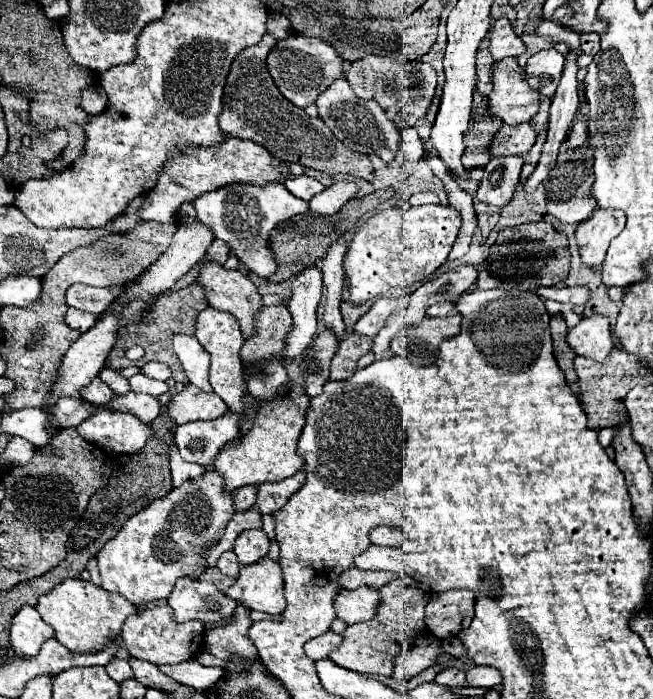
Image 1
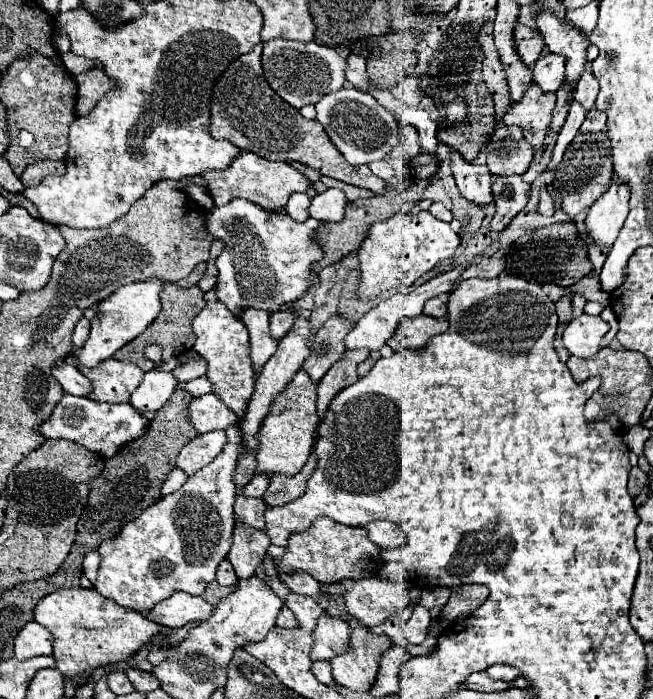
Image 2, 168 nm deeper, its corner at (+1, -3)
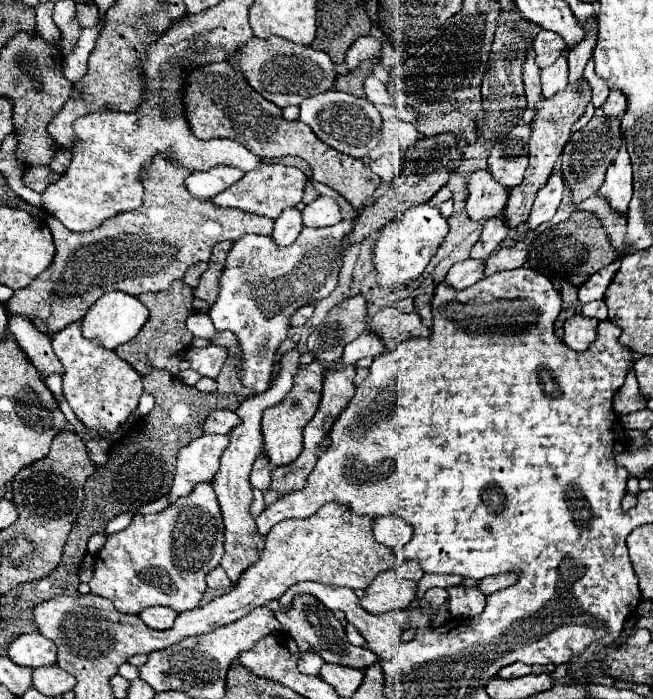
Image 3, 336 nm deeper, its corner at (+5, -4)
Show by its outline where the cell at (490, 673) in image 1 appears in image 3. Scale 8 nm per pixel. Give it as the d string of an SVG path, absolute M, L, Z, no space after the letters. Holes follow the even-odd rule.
M511 663L511 665L503 667L497 675L501 679L515 679L515 677L523 677L523 675L529 675L529 673L533 673L533 669L529 665L525 665L525 663Z

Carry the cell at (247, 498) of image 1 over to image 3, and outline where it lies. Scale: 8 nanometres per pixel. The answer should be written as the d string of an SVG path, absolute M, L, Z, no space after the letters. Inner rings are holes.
M261 455L255 461L253 471L251 471L251 487L265 491L265 489L269 489L269 483L271 483L271 463L265 455Z

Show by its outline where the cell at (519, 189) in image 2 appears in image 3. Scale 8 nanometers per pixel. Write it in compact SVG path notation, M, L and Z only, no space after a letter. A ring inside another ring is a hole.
M497 215L493 219L487 219L485 227L483 227L483 233L481 233L481 239L471 249L471 257L473 259L489 257L497 249L497 245L507 237L509 231L511 229L505 227L505 223L501 223L501 215Z

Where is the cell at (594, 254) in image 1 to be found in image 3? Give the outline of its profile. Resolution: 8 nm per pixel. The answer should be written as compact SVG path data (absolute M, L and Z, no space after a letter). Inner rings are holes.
M623 145L619 149L615 161L607 169L607 177L605 177L605 183L599 189L599 195L607 199L609 207L615 213L625 215L627 205L631 201L631 185L633 185L631 183L631 163L629 163L629 153Z

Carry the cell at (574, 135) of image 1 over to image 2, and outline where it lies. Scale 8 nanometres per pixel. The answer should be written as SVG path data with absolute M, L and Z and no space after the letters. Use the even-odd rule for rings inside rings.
M593 108L587 114L587 118L585 118L583 126L581 126L581 132L601 132L605 128L605 124L607 124L607 114L597 110L597 108Z

